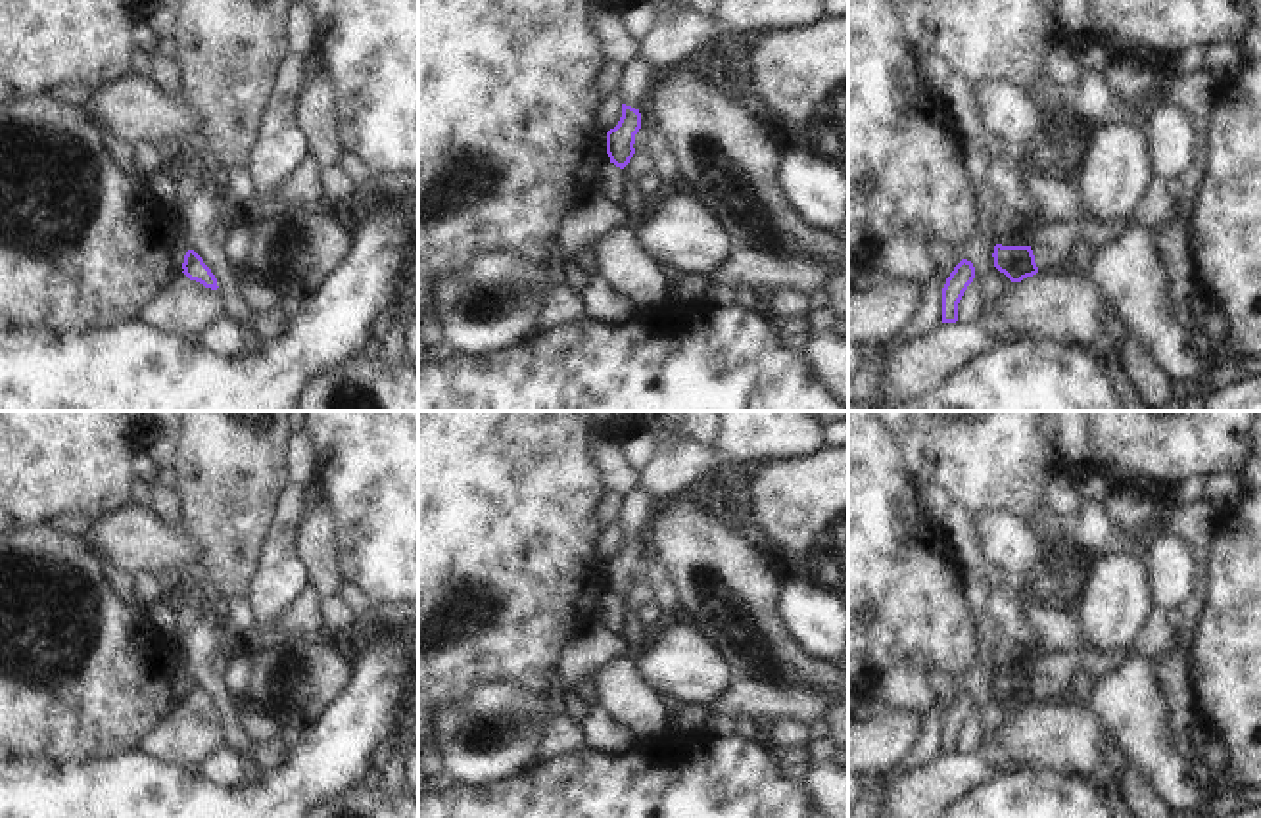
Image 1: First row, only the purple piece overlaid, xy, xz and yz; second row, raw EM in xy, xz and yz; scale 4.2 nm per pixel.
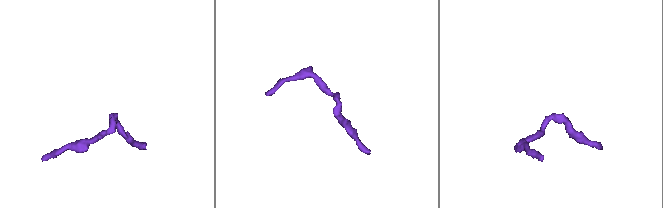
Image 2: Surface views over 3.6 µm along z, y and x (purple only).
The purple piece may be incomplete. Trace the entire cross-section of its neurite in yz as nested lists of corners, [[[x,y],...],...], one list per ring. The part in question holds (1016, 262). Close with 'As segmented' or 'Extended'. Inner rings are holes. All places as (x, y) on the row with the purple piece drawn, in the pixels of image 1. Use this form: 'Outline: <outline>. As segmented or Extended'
Outline: [[[994,246],[994,267],[1011,282],[1021,282],[1038,273],[1031,246]]]. As segmented

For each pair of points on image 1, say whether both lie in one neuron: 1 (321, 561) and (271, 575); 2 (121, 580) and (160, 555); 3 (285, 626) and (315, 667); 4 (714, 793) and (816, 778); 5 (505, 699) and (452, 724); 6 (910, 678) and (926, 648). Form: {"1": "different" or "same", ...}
{"1": "different", "2": "different", "3": "different", "4": "different", "5": "same", "6": "different"}

